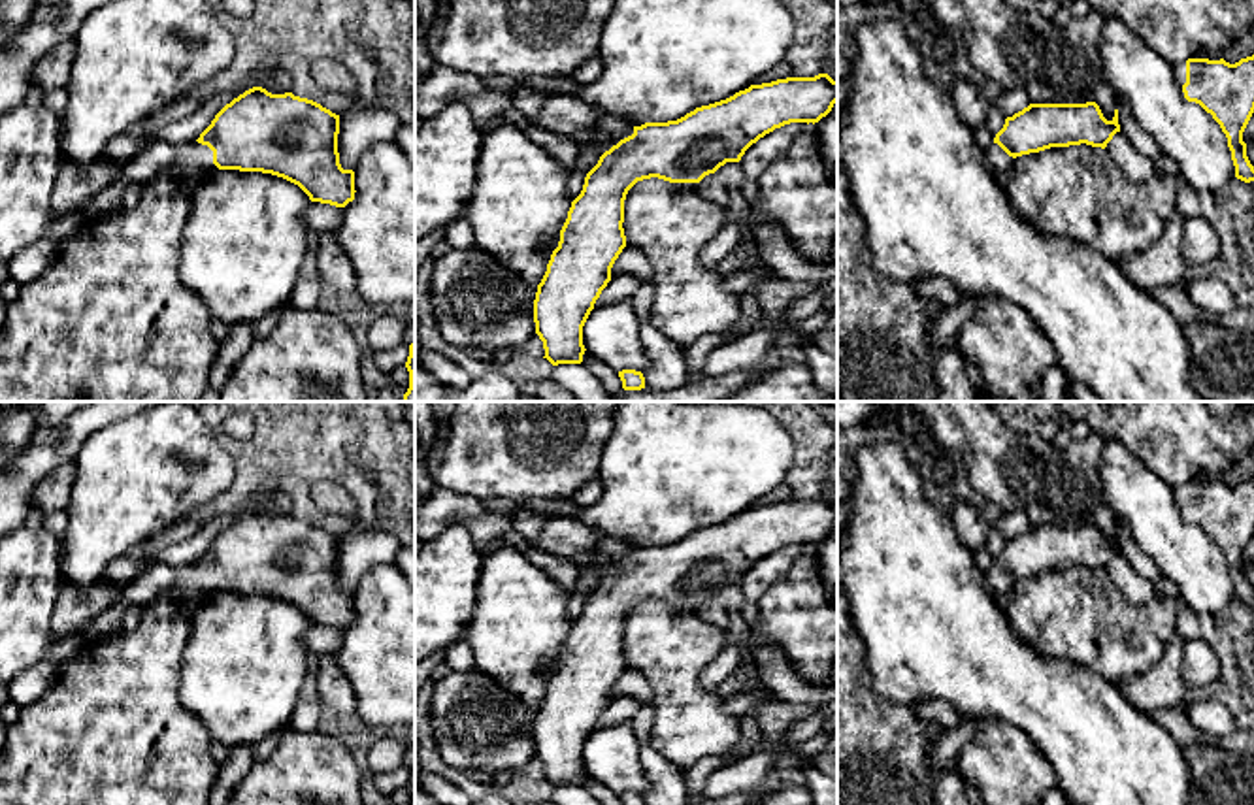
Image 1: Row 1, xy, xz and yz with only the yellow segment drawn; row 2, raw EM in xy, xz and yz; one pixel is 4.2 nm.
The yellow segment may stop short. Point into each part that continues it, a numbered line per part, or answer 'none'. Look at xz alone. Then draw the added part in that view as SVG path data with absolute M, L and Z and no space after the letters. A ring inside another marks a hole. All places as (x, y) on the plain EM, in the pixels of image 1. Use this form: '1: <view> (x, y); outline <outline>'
1: xz (610, 562); outline M634 550L632 552L626 552L622 556L609 556L605 558L603 562L603 573L609 573L613 567L617 567L620 562L628 560L634 556Z

